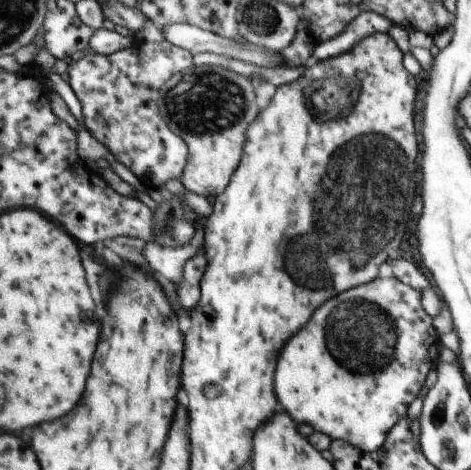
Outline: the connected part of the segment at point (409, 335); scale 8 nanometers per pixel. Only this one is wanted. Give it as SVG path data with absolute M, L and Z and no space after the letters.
M393 275L374 278L345 290L345 298L351 300L343 302L341 296L335 296L325 302L325 306L321 306L321 310L313 314L313 322L309 322L309 326L305 326L305 330L301 330L301 334L297 334L297 338L293 338L289 346L285 346L285 354L281 354L277 368L275 390L279 402L298 424L308 424L313 430L328 434L333 440L345 440L359 451L373 452L383 444L389 429L401 416L406 416L405 410L409 402L423 386L427 370L431 370L433 362L437 360L437 338L431 334L431 317L425 314L419 304L417 289L402 283Z

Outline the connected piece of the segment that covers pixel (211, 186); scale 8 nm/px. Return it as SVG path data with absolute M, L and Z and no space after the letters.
M194 64L177 72L164 84L159 103L164 121L185 139L190 150L182 184L199 196L219 197L241 162L247 128L259 116L252 78L222 66Z

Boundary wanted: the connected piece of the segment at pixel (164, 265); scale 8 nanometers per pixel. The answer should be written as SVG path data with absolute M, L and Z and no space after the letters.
M193 221L195 234L187 244L179 247L166 247L159 241L151 242L145 246L145 258L148 266L159 276L164 276L171 282L181 282L184 273L185 263L197 253L202 252L205 243L205 226Z

